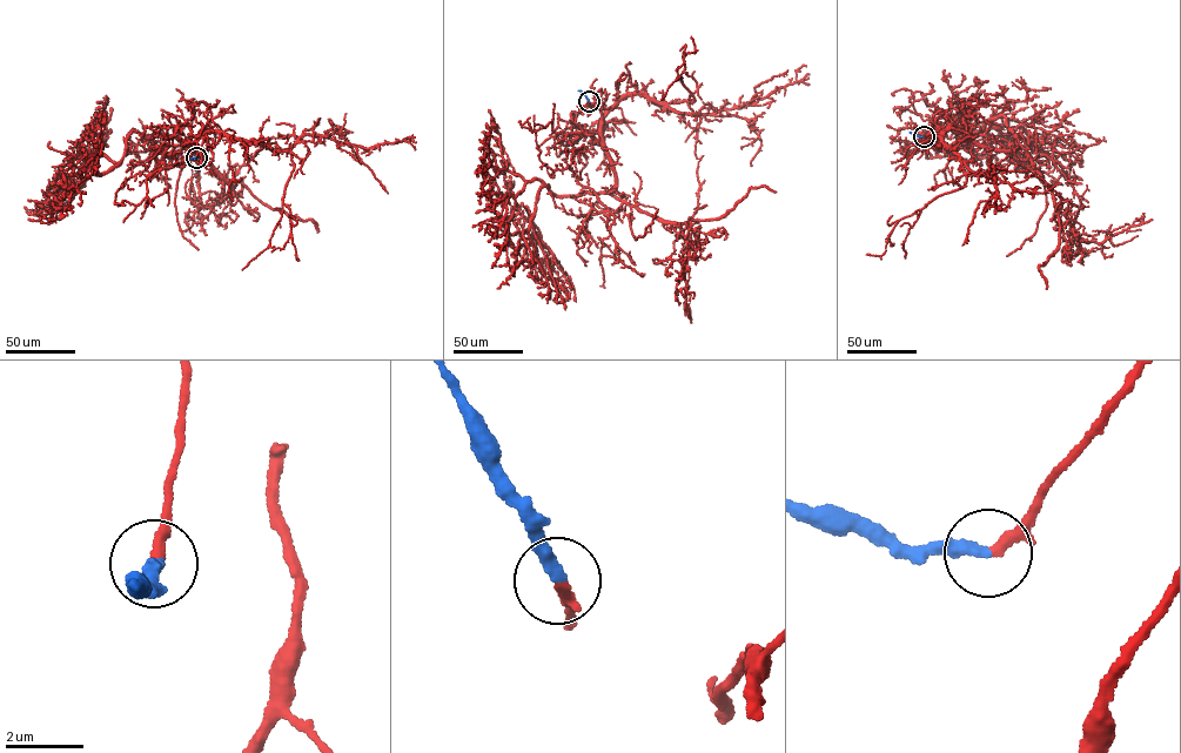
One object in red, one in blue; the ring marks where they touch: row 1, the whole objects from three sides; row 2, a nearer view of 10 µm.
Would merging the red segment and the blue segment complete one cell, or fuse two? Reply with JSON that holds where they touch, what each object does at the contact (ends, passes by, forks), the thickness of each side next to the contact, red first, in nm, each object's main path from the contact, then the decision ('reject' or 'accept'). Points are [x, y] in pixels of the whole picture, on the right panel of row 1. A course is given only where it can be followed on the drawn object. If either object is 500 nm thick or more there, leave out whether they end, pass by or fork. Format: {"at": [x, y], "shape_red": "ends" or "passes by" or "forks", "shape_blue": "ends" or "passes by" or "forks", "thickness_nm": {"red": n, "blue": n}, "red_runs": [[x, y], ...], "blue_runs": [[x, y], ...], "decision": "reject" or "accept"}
{"at": [924, 136], "shape_red": "ends", "shape_blue": "ends", "thickness_nm": {"red": 280, "blue": 320}, "red_runs": [[924, 138], [934, 122], [1015, 148], [1002, 116], [977, 134], [999, 129], [1015, 169], [1028, 165]], "blue_runs": [[924, 138], [910, 132]], "decision": "accept"}

